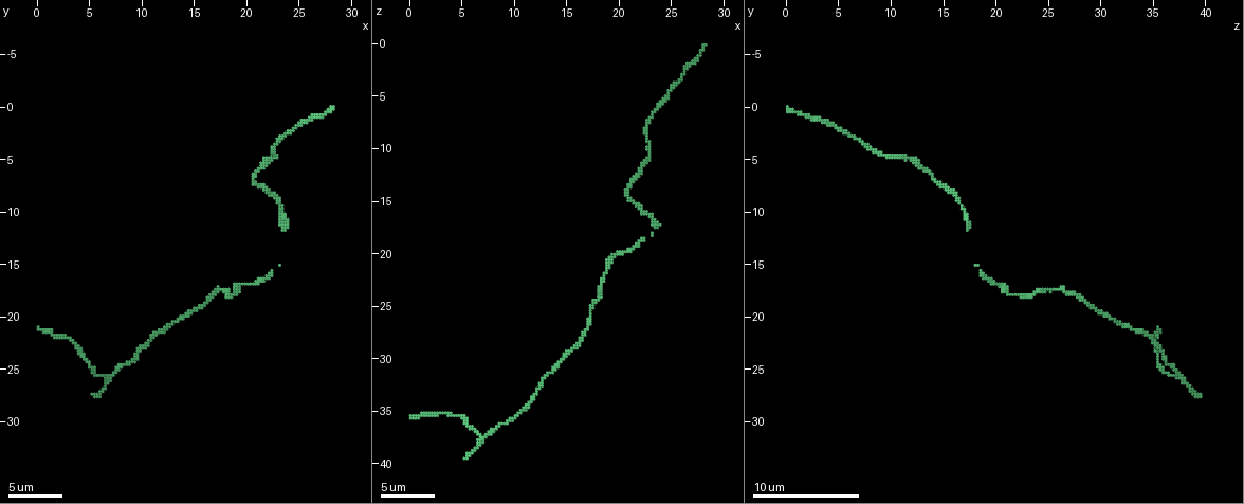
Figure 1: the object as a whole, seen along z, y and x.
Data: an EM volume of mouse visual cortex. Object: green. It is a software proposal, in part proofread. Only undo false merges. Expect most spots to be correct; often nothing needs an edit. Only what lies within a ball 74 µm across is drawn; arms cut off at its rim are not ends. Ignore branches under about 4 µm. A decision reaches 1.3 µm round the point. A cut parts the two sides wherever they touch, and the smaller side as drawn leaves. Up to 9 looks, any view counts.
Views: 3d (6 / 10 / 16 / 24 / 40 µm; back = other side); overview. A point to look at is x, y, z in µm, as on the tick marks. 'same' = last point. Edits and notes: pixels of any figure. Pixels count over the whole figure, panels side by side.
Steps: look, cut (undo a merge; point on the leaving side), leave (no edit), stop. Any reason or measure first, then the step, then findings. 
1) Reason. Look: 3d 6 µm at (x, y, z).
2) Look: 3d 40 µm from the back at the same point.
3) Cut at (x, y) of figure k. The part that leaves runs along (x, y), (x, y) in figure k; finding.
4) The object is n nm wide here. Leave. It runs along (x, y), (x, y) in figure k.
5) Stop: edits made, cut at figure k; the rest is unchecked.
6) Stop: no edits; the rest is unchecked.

Thick turns thin. Look: 3d 6 µm at (24.4, 2.0, 5.4).

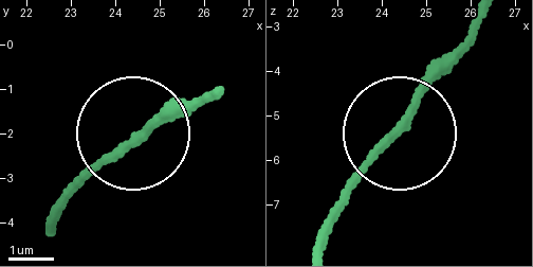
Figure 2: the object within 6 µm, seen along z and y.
Leave. All the same neuron.

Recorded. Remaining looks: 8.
Sudden change in width. Look: 3d 16 µm at (20.8, 6.0, 13.6).

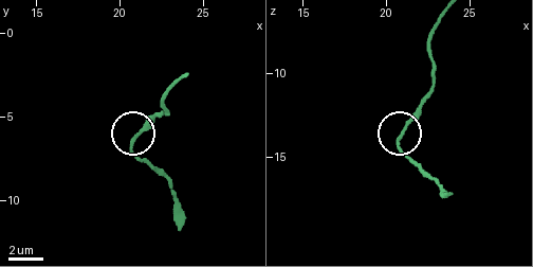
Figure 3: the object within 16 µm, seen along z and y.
Leave. Continuous, no second neuron.

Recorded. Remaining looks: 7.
Narrows sharply. Look: 3d 6 µm at (23.2, 9.0, 16.4).

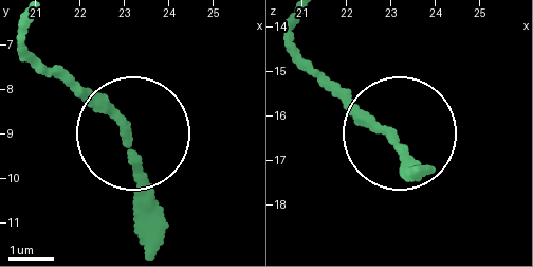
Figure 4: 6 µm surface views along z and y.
Other side. Look: 3d 6 µm from the back at (23.10, 9.10, 16.60).

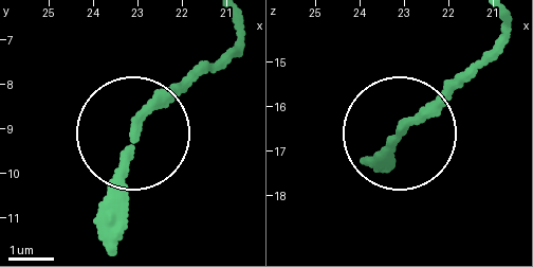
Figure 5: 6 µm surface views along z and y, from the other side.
Leave. All the same neuron.

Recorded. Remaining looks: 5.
Look: 3d 10 µm at (19.2, 17.0, 20.6).

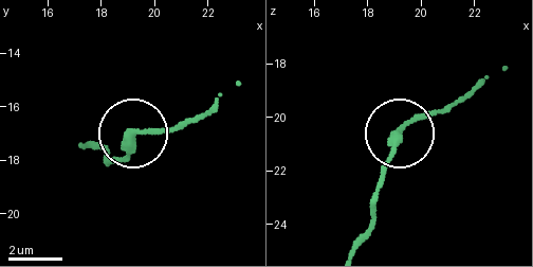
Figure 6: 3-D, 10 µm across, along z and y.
Look: 3d 10 µm from the back at (19.1, 17.0, 20.5).

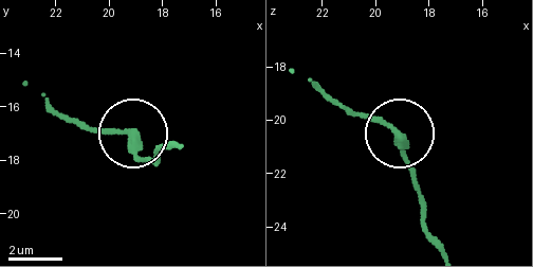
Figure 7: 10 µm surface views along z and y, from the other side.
Leave. One neuron here.

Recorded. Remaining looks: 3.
Stop: no edits; the rest is unchecked.

